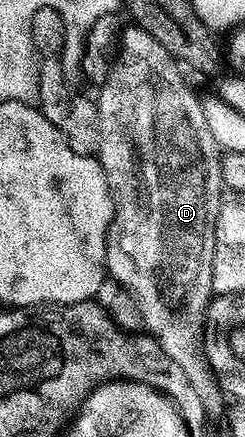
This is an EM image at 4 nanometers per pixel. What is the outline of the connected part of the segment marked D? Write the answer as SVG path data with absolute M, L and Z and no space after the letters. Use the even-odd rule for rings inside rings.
M133 24L127 27L121 31L116 57L99 89L102 91L96 94L100 120L100 144L96 157L104 168L114 201L114 215L106 232L106 268L109 277L132 295L142 314L141 325L164 348L164 352L184 368L184 376L188 376L192 388L200 395L207 415L211 419L221 419L228 399L222 393L203 345L206 309L210 307L214 294L212 260L216 222L224 201L221 168L214 158L210 159L212 139L206 131L202 102L186 87L174 55L144 28Z

